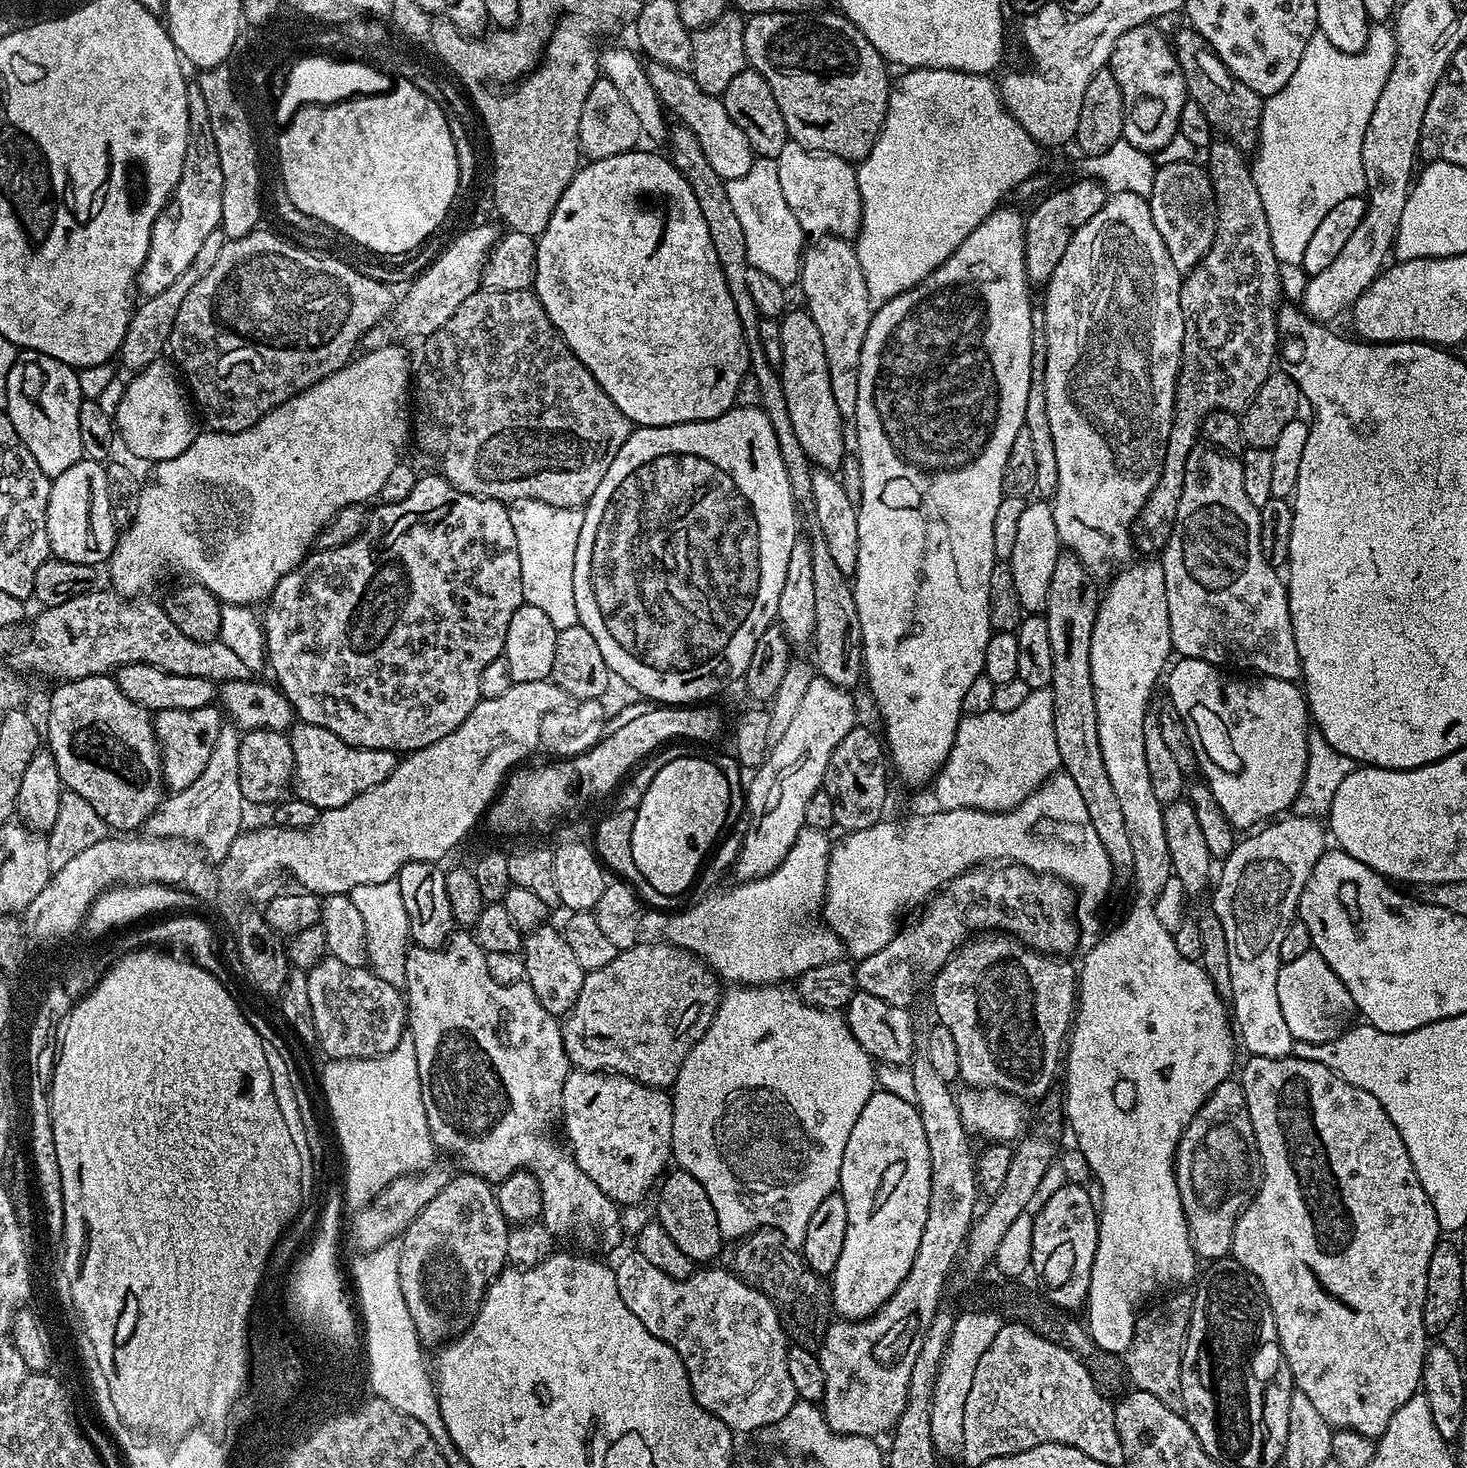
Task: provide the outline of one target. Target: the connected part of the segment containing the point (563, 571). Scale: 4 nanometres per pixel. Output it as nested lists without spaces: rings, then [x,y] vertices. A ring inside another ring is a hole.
[[[517,500],[508,513],[514,538],[518,538],[525,604],[538,606],[557,630],[579,624],[578,606],[574,606],[574,554],[578,550],[578,534],[582,534],[583,511],[550,506],[541,500]]]

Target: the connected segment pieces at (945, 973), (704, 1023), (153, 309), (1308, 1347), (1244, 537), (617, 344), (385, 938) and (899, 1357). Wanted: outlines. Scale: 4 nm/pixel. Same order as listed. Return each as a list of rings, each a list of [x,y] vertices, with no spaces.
[[[984,934],[979,938],[969,939],[958,951],[952,953],[950,959],[942,966],[942,970],[931,981],[932,1008],[936,1011],[935,1019],[950,1034],[954,1034],[954,1042],[958,1045],[958,1066],[960,1067],[959,1079],[965,1085],[974,1088],[994,1088],[998,1092],[1005,1092],[1011,1096],[1019,1096],[1025,1102],[1031,1102],[1041,1096],[1047,1097],[1053,1091],[1052,1083],[1056,1080],[1056,1071],[1062,1068],[1062,1053],[1066,1048],[1066,1037],[1074,1024],[1076,1006],[1078,1003],[1078,968],[1074,963],[1064,958],[1057,958],[1051,954],[1030,950],[1028,945],[1007,934]]]
[[[638,942],[633,948],[627,948],[625,952],[617,952],[614,962],[610,962],[606,966],[585,975],[582,982],[582,991],[578,993],[578,1000],[574,1002],[574,1006],[568,1011],[567,1016],[563,1017],[560,1033],[562,1034],[564,1049],[568,1055],[568,1063],[573,1069],[619,1074],[628,1076],[639,1084],[647,1084],[650,1088],[668,1090],[675,1084],[678,1078],[678,1070],[682,1070],[682,1062],[686,1062],[686,1054],[690,1054],[690,1050],[700,1041],[702,1034],[706,1034],[706,1030],[716,1013],[716,1006],[720,1003],[722,988],[719,988],[721,985],[718,983],[716,973],[693,952],[687,952],[684,948],[677,948],[675,944],[667,942],[661,942],[661,944],[644,943]]]
[[[220,230],[208,235],[206,242],[202,242],[202,246],[198,249],[194,262],[190,262],[186,274],[182,274],[182,278],[178,278],[178,282],[166,286],[166,290],[162,290],[162,294],[141,299],[135,305],[126,330],[126,338],[118,353],[118,360],[129,368],[129,373],[135,374],[150,362],[161,359],[162,353],[167,349],[170,334],[174,330],[174,318],[178,318],[178,310],[186,299],[186,294],[190,294],[190,286],[194,286],[194,282],[198,282],[198,278],[202,278],[202,274],[206,274],[206,270],[210,270],[210,266],[214,266],[225,239],[223,231]]]
[[[1299,1054],[1282,1058],[1249,1055],[1247,1059],[1244,1069],[1238,1072],[1238,1079],[1244,1087],[1244,1107],[1254,1126],[1256,1151],[1260,1158],[1260,1186],[1234,1228],[1231,1259],[1237,1260],[1242,1267],[1250,1270],[1250,1274],[1254,1274],[1254,1278],[1258,1278],[1258,1282],[1262,1282],[1274,1314],[1280,1348],[1290,1366],[1293,1385],[1310,1398],[1318,1414],[1326,1418],[1333,1430],[1349,1428],[1363,1436],[1378,1438],[1386,1426],[1390,1426],[1390,1418],[1394,1418],[1397,1410],[1421,1391],[1424,1356],[1430,1347],[1430,1337],[1422,1322],[1422,1310],[1426,1302],[1426,1270],[1430,1266],[1430,1254],[1434,1254],[1434,1246],[1442,1239],[1438,1214],[1434,1214],[1434,1206],[1426,1190],[1422,1190],[1418,1174],[1414,1174],[1414,1162],[1410,1162],[1410,1154],[1406,1154],[1406,1142],[1402,1142],[1398,1126],[1390,1122],[1390,1114],[1382,1110],[1382,1102],[1378,1102],[1370,1090],[1350,1086],[1346,1078],[1325,1064],[1314,1062],[1311,1058],[1304,1057],[1303,1060]]]
[[[1197,446],[1190,454],[1190,458],[1186,458],[1186,482],[1182,482],[1182,502],[1178,502],[1178,518],[1174,522],[1174,530],[1170,534],[1168,544],[1165,545],[1162,551],[1162,565],[1165,570],[1165,582],[1166,582],[1166,603],[1169,610],[1169,626],[1170,626],[1170,638],[1172,639],[1172,646],[1175,655],[1180,658],[1187,658],[1189,660],[1205,660],[1219,666],[1232,666],[1228,664],[1237,664],[1237,669],[1248,670],[1244,668],[1253,668],[1253,673],[1261,676],[1273,676],[1276,679],[1284,679],[1291,681],[1299,681],[1302,673],[1300,671],[1300,659],[1298,658],[1298,642],[1294,642],[1294,626],[1290,622],[1290,606],[1288,605],[1288,590],[1285,581],[1282,579],[1281,573],[1277,569],[1273,568],[1268,563],[1268,559],[1262,554],[1262,526],[1260,525],[1260,508],[1254,506],[1254,502],[1250,502],[1250,497],[1246,495],[1246,489],[1242,482],[1242,466],[1239,459],[1235,456],[1229,456],[1227,452],[1220,451],[1219,448],[1211,446]]]
[[[640,151],[614,154],[614,158],[588,160],[577,171],[570,186],[566,186],[562,198],[558,198],[558,206],[554,206],[554,214],[550,214],[546,230],[535,237],[536,273],[532,279],[532,288],[542,302],[542,310],[546,310],[550,322],[556,327],[566,346],[570,346],[578,362],[582,362],[582,366],[586,366],[586,370],[594,374],[598,386],[602,386],[602,390],[606,390],[606,394],[610,396],[610,402],[614,402],[614,406],[618,406],[618,410],[622,410],[622,414],[626,414],[633,425],[661,428],[671,424],[713,420],[735,405],[738,384],[750,372],[742,322],[738,322],[734,298],[730,298],[730,290],[726,290],[722,266],[718,266],[718,254],[714,251],[706,218],[702,218],[702,206],[698,206],[698,198],[694,198],[690,190],[690,182],[682,178],[682,174],[672,165],[667,155],[655,156],[652,152]]]
[[[399,881],[354,887],[348,895],[362,916],[365,955],[373,972],[388,984],[403,987],[405,954],[410,946],[410,937],[409,920],[406,918]]]
[[[920,1050],[913,1055],[910,1061],[910,1067],[914,1074],[914,1090],[918,1093],[916,1099],[916,1107],[920,1109],[920,1117],[922,1118],[922,1130],[926,1130],[926,1146],[930,1146],[930,1170],[932,1171],[932,1181],[930,1182],[930,1214],[926,1218],[926,1230],[922,1230],[922,1242],[918,1246],[918,1254],[914,1258],[914,1266],[910,1266],[910,1274],[906,1274],[906,1278],[902,1282],[902,1286],[898,1286],[898,1290],[894,1290],[894,1294],[880,1309],[872,1316],[865,1316],[863,1320],[845,1320],[837,1319],[835,1322],[829,1323],[828,1328],[824,1331],[823,1337],[818,1345],[818,1355],[820,1357],[820,1365],[822,1366],[822,1374],[826,1376],[826,1390],[824,1391],[824,1399],[822,1401],[822,1411],[826,1422],[830,1426],[830,1430],[834,1430],[839,1436],[871,1436],[879,1437],[879,1432],[884,1434],[891,1433],[895,1428],[898,1418],[902,1414],[902,1410],[908,1401],[908,1387],[910,1386],[910,1370],[914,1370],[914,1358],[918,1358],[918,1350],[922,1350],[922,1342],[924,1337],[928,1335],[928,1327],[934,1318],[934,1314],[942,1307],[940,1300],[944,1296],[944,1283],[949,1283],[950,1277],[954,1272],[954,1265],[957,1263],[958,1257],[961,1255],[962,1249],[965,1247],[968,1232],[972,1229],[974,1217],[977,1215],[976,1210],[976,1192],[978,1193],[978,1158],[972,1154],[972,1144],[968,1141],[970,1132],[964,1127],[962,1122],[962,1114],[958,1114],[958,1106],[956,1105],[956,1092],[953,1085],[949,1081],[941,1078],[934,1070],[934,1065],[930,1062],[927,1051]]]

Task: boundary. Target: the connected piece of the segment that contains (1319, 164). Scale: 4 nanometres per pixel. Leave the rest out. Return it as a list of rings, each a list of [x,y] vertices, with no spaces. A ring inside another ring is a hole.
[[[1373,27],[1360,52],[1344,52],[1338,46],[1334,46],[1334,42],[1330,42],[1330,38],[1326,38],[1326,34],[1317,30],[1302,54],[1302,62],[1298,62],[1298,70],[1294,70],[1294,78],[1290,78],[1290,82],[1286,86],[1282,86],[1282,90],[1278,90],[1278,94],[1269,96],[1263,101],[1260,110],[1260,139],[1254,152],[1254,159],[1251,161],[1252,177],[1258,186],[1258,194],[1262,194],[1262,206],[1266,206],[1266,222],[1270,222],[1270,242],[1274,246],[1274,254],[1280,260],[1281,265],[1299,266],[1302,262],[1302,254],[1306,254],[1306,245],[1310,243],[1310,237],[1314,235],[1314,229],[1322,223],[1322,218],[1326,218],[1328,209],[1338,206],[1338,202],[1343,202],[1346,198],[1361,191],[1364,183],[1362,138],[1366,138],[1366,126],[1370,126],[1370,114],[1374,114],[1378,94],[1382,94],[1382,86],[1386,86],[1386,82],[1390,78],[1390,70],[1394,66],[1395,57],[1396,38],[1391,27]]]

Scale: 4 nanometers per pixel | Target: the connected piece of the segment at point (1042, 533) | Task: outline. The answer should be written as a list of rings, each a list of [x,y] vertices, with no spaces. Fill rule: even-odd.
[[[1044,498],[1033,499],[1020,515],[1018,535],[1010,561],[1014,587],[1018,589],[1018,602],[1022,602],[1025,613],[1043,613],[1046,598],[1050,598],[1050,578],[1054,574],[1054,562],[1058,562],[1061,554],[1062,545],[1058,538],[1058,526],[1054,526],[1051,503]]]

